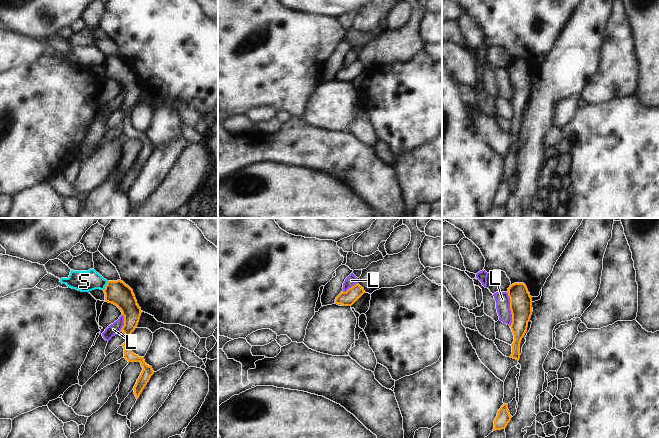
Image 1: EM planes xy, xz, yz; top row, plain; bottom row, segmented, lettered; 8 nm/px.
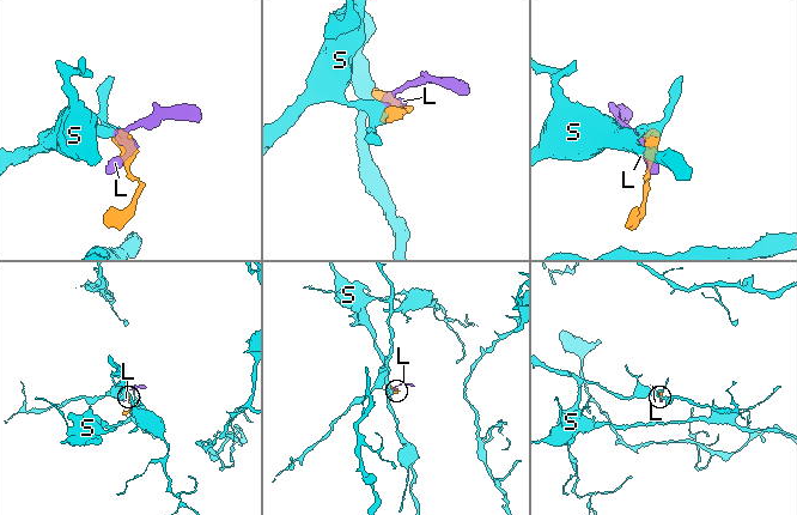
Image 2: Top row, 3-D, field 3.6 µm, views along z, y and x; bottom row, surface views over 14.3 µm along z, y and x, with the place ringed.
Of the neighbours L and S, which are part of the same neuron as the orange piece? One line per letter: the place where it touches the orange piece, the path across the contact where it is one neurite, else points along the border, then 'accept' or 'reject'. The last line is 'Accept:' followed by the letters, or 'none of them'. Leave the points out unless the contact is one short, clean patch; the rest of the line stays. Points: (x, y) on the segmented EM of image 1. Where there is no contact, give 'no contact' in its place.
L: contact yz (510, 309); border yz (506, 292), (509, 298), (511, 314), (510, 325); reject
S: contact xy (105, 286); way xy (117, 292), (105, 286), (96, 281), (84, 281); accept
Accept: S

